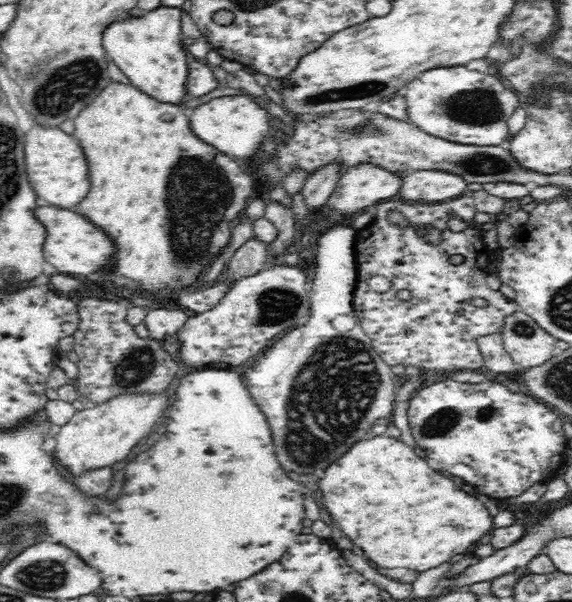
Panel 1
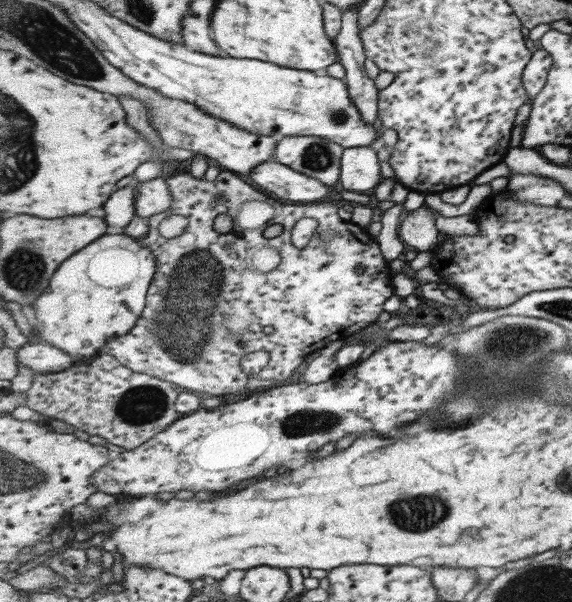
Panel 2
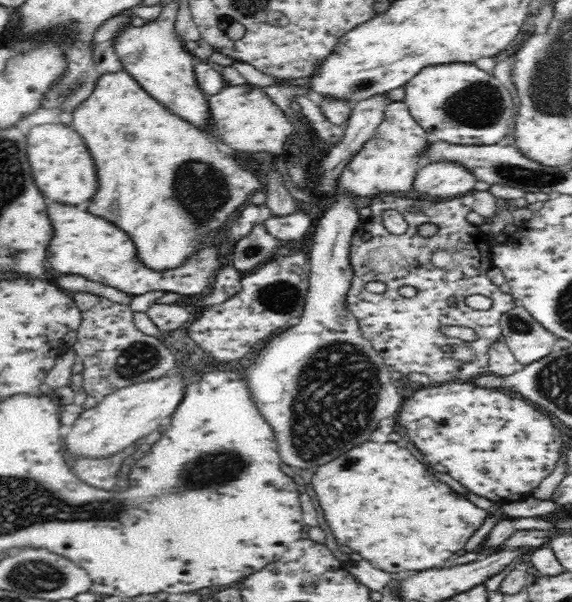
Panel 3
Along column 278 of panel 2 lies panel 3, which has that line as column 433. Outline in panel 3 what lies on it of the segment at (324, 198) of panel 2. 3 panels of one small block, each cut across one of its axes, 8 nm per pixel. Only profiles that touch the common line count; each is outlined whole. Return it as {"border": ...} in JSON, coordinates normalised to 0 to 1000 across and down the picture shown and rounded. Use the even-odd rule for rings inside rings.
{"border":[[[790,264],[776,269],[748,269],[724,301],[722,316],[757,327],[797,329],[823,322],[832,292],[818,277]]]}

